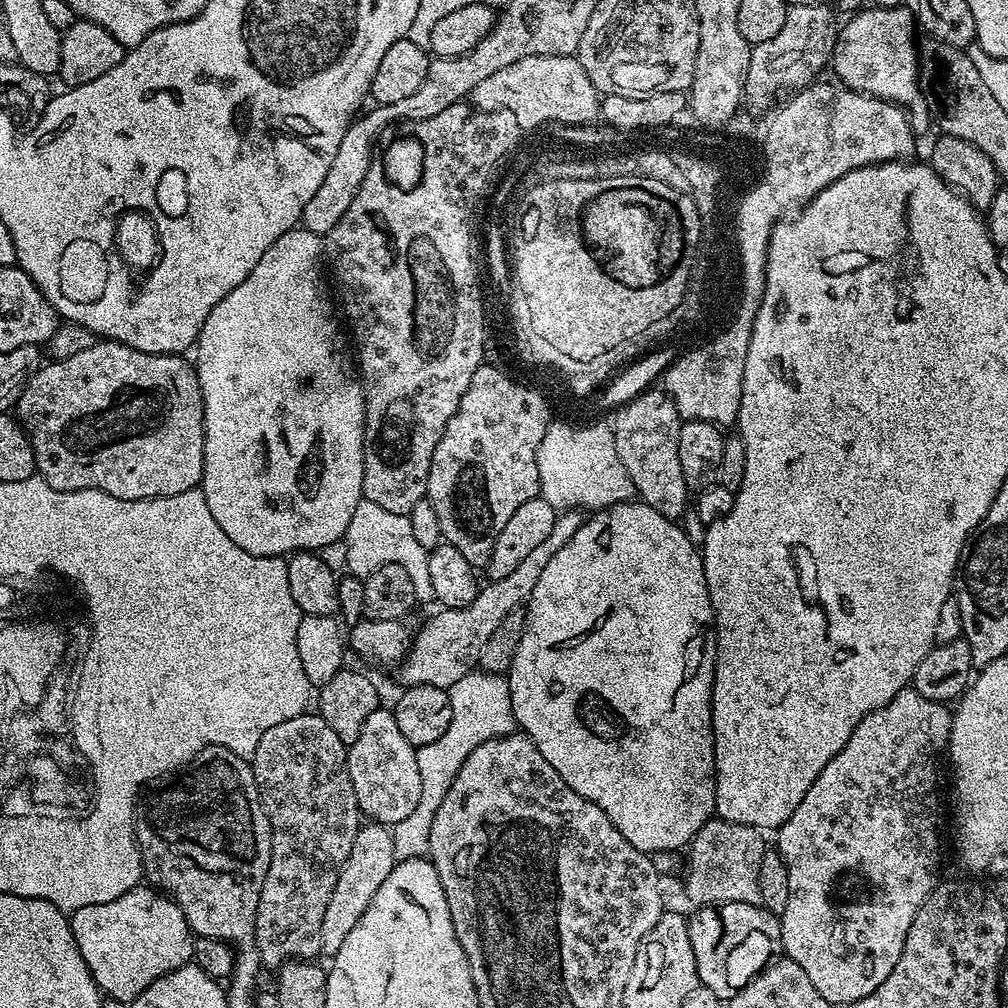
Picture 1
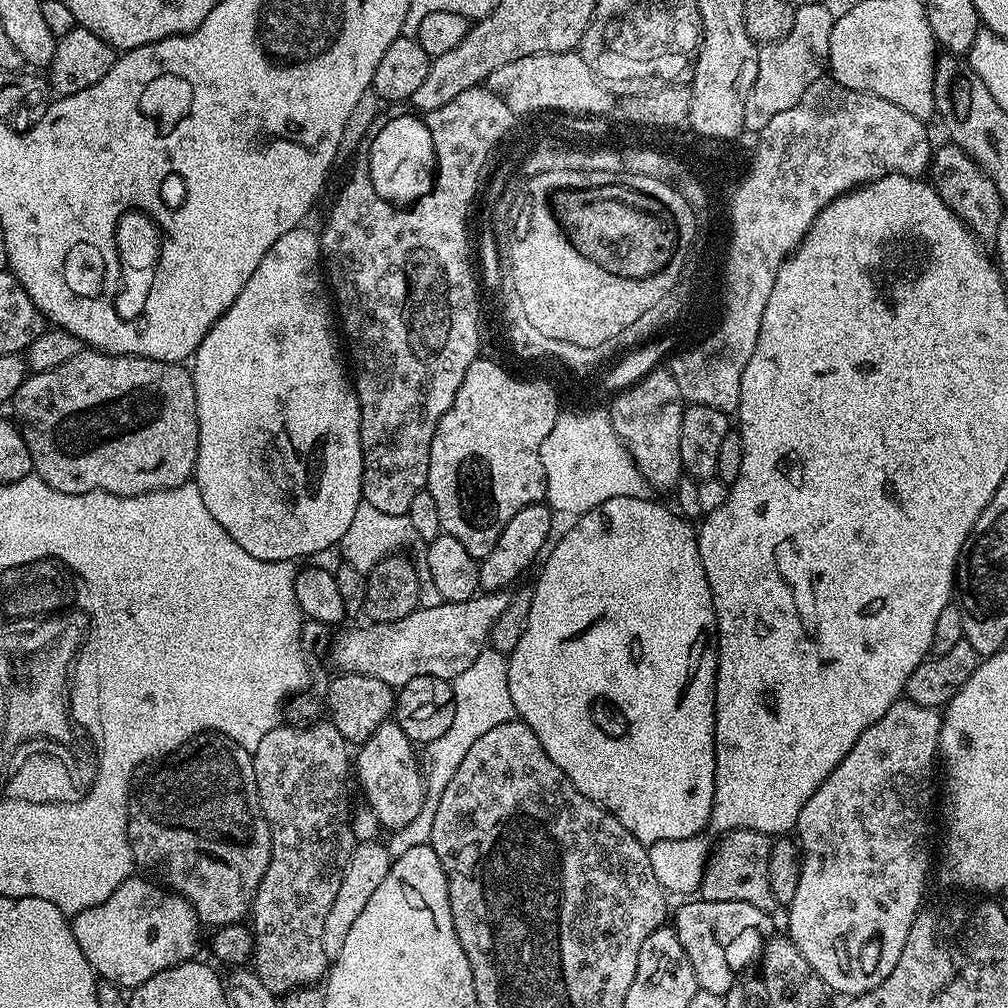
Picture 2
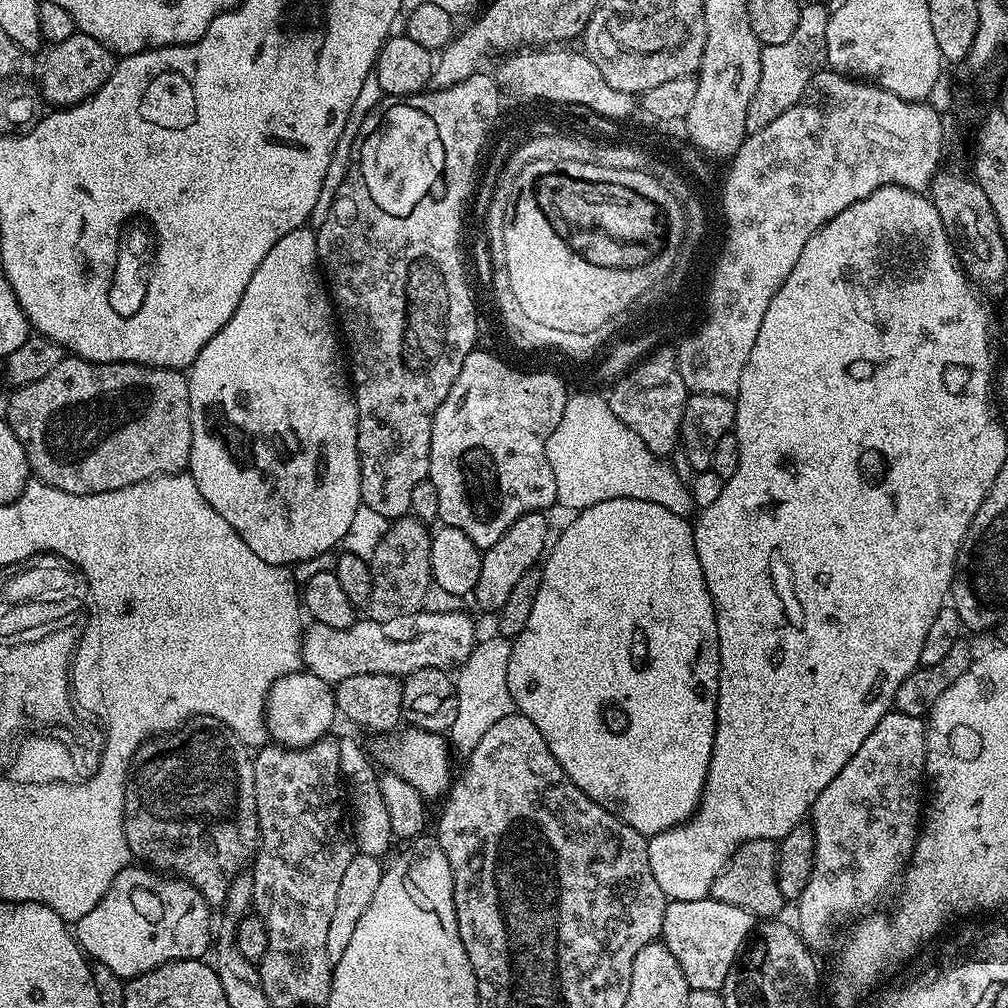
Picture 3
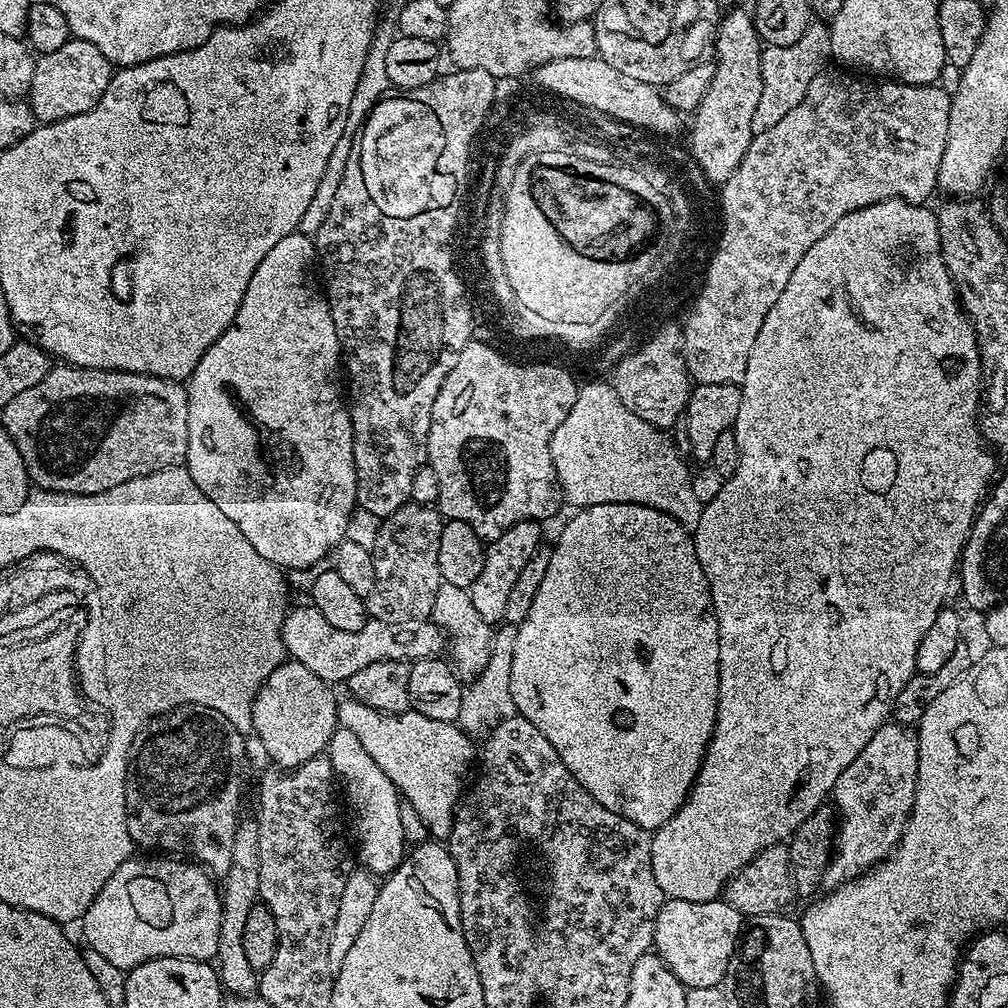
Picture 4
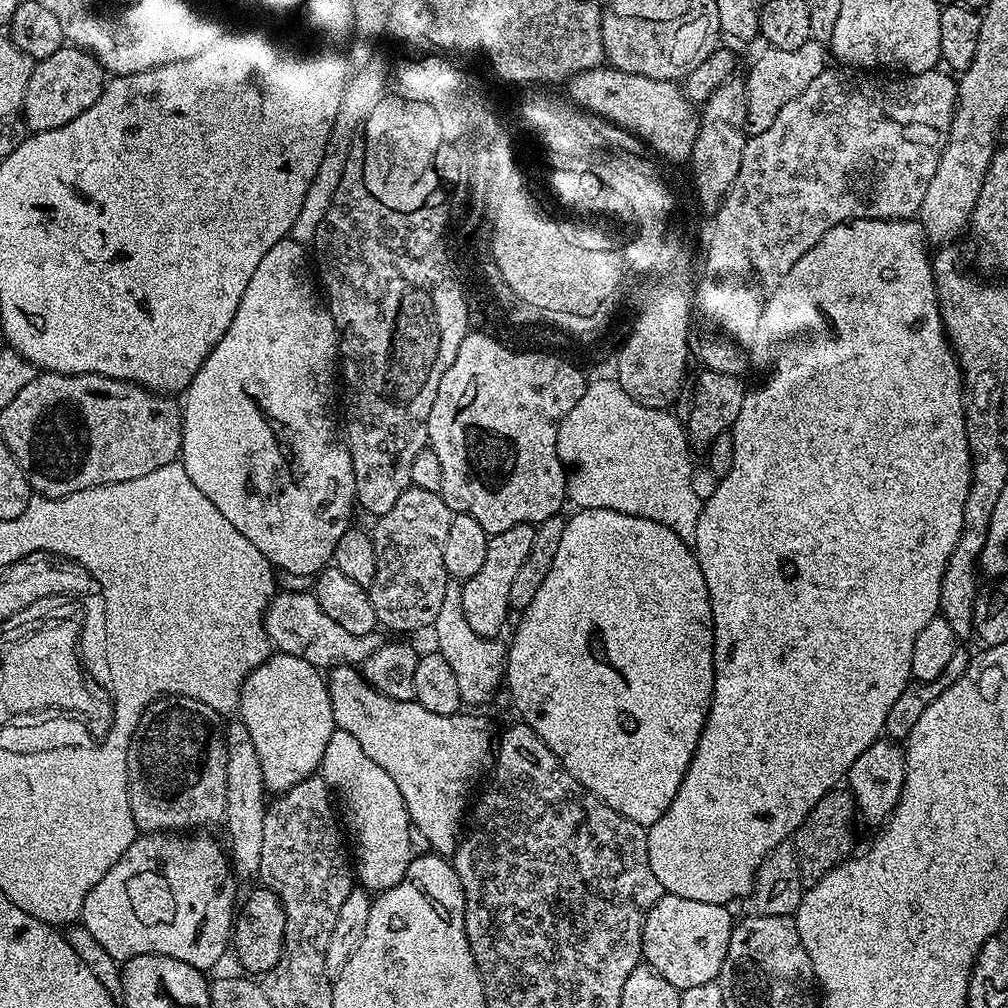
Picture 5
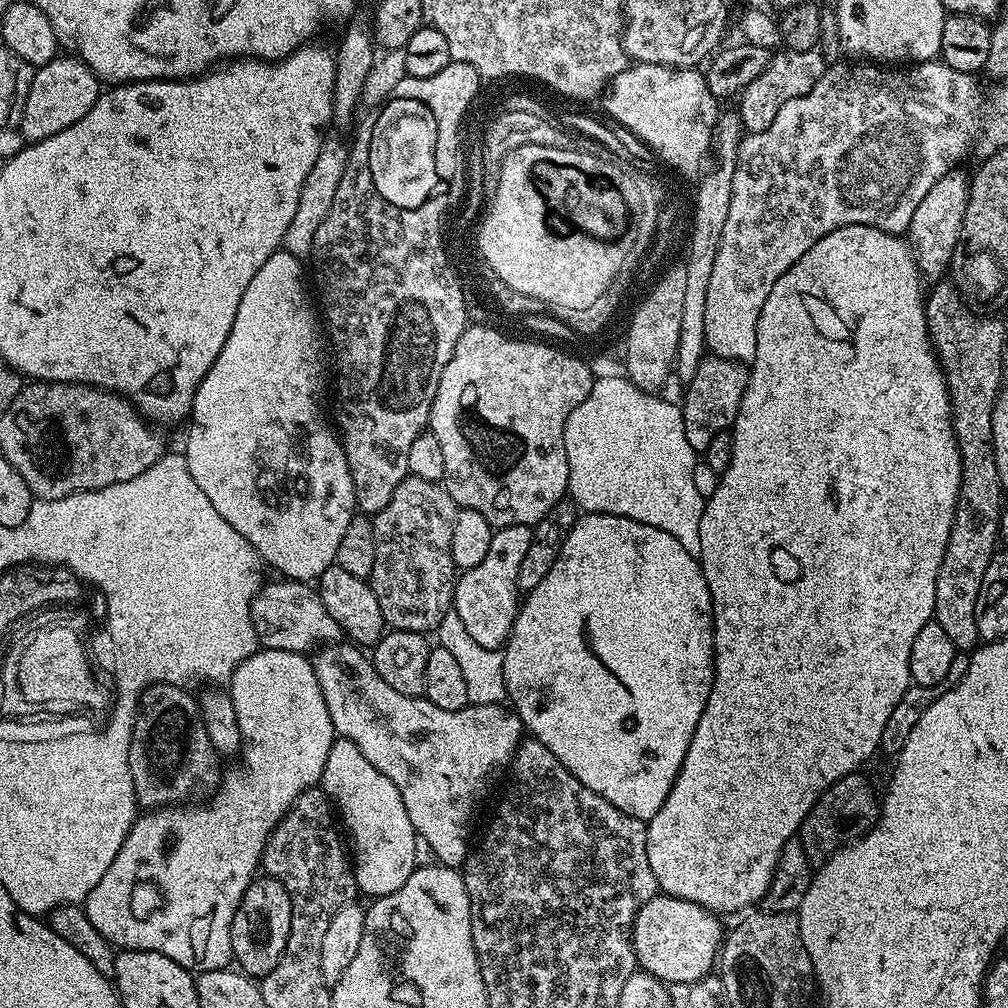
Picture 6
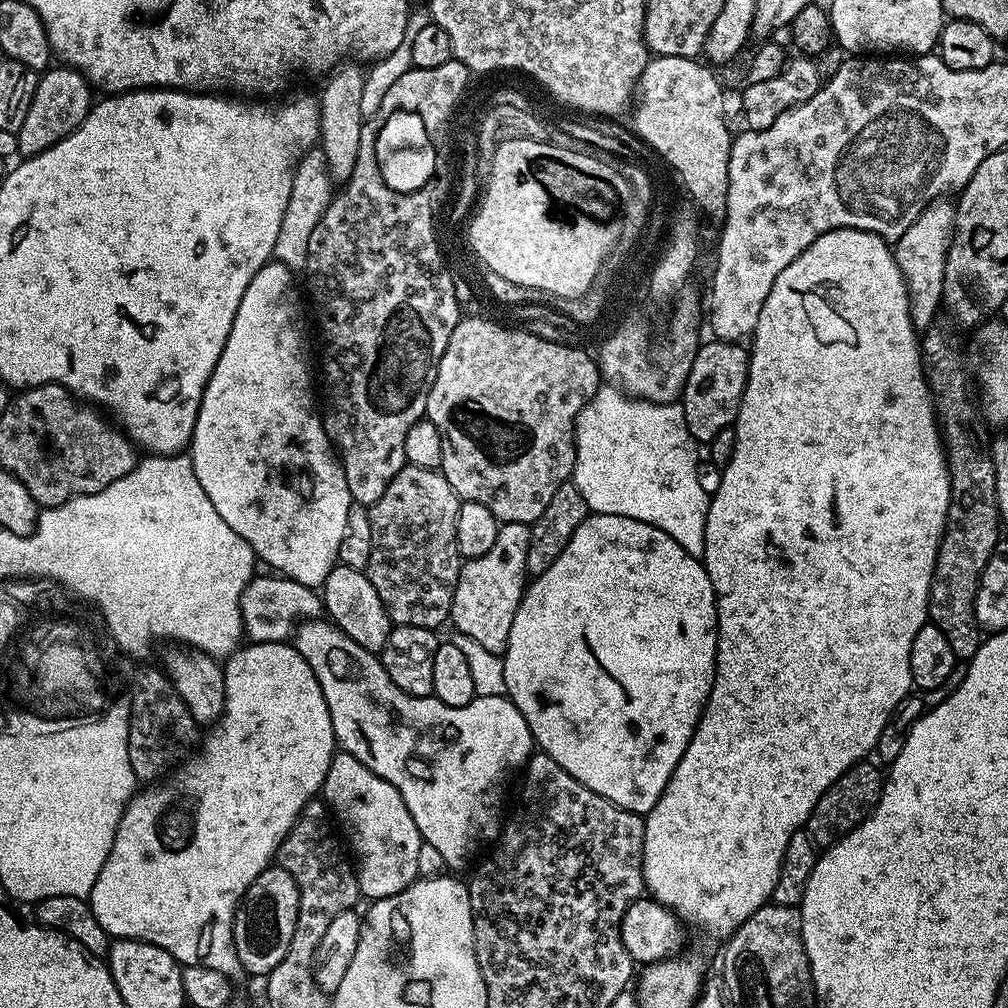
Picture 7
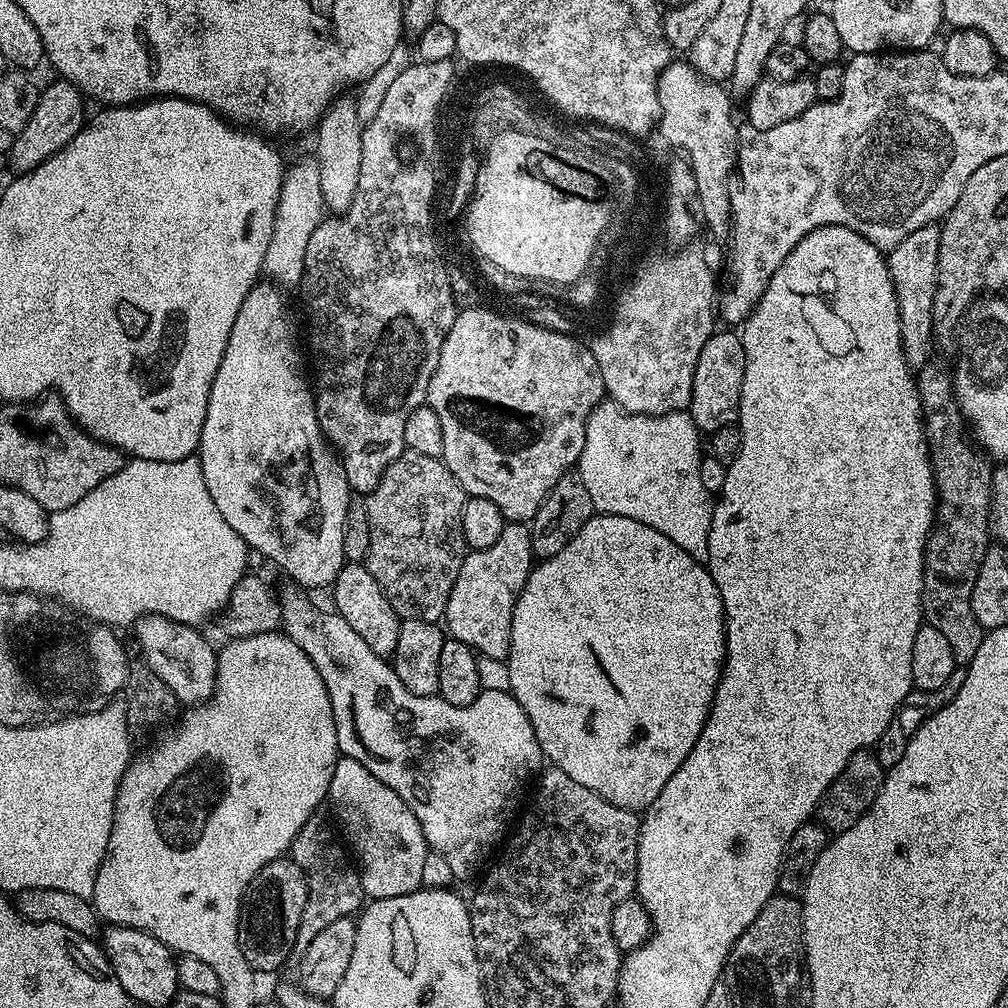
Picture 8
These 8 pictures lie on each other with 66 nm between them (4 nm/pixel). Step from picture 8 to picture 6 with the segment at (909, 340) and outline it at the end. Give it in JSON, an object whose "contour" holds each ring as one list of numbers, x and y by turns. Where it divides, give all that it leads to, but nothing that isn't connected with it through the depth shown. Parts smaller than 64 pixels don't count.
{"contour":[[953,170,938,178,934,186,930,186,926,198,918,202,918,210,914,210,914,218,910,218,910,226,906,239,912,249,912,257,920,267,920,275,924,278,940,278,949,271,952,255,960,244,962,234,962,218,966,218,966,202,968,201,969,173]]}

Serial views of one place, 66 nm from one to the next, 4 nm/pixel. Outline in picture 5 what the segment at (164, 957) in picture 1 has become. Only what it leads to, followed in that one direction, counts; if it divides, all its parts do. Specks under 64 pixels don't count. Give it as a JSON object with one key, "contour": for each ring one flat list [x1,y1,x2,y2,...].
{"contour":[[149,832,137,835,126,854,106,870,106,878,86,894,79,919,110,958,123,962,142,954,158,954,178,958,178,962,186,962,201,970,212,970,218,958,229,951,234,909,238,904,238,881,221,841,219,844,200,835,204,834]]}

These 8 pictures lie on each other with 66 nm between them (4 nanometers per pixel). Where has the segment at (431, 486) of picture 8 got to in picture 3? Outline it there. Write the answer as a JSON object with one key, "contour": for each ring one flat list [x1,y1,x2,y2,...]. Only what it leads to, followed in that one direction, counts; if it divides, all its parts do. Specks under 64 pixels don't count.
{"contour":[[409,514,393,520,384,537,378,542,371,558,372,589,370,602,366,605,366,616,385,624,394,618,413,616,424,607,428,589,433,587,430,570,430,546,432,532,425,521]]}

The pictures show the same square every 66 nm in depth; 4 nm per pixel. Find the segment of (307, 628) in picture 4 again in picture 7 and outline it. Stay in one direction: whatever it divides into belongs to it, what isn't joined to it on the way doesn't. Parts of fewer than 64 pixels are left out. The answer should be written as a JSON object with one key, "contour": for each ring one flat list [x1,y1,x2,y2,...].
{"contour":[[280,574,253,575,240,599,240,613,244,619,244,636,254,644,282,644,295,633,303,621,319,617,322,600,311,592,307,583,289,580]]}

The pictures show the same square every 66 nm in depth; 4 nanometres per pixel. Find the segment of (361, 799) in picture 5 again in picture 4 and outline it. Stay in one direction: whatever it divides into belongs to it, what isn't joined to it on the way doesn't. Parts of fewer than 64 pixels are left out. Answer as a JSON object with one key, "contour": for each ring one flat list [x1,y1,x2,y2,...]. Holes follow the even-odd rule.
{"contour":[[337,726,328,743,326,755,332,767,332,775,342,789,343,799,345,796,349,806,352,807,350,828,354,833,359,863,377,878,391,876,392,871,402,863,406,855,404,839,406,817,400,813,400,804,402,808,400,793,397,792,394,782,390,782,386,774,382,774,374,758,366,754,362,741,351,730],[342,787,344,787,344,792],[354,831,356,831,356,836],[358,847,360,847,360,852]]}

